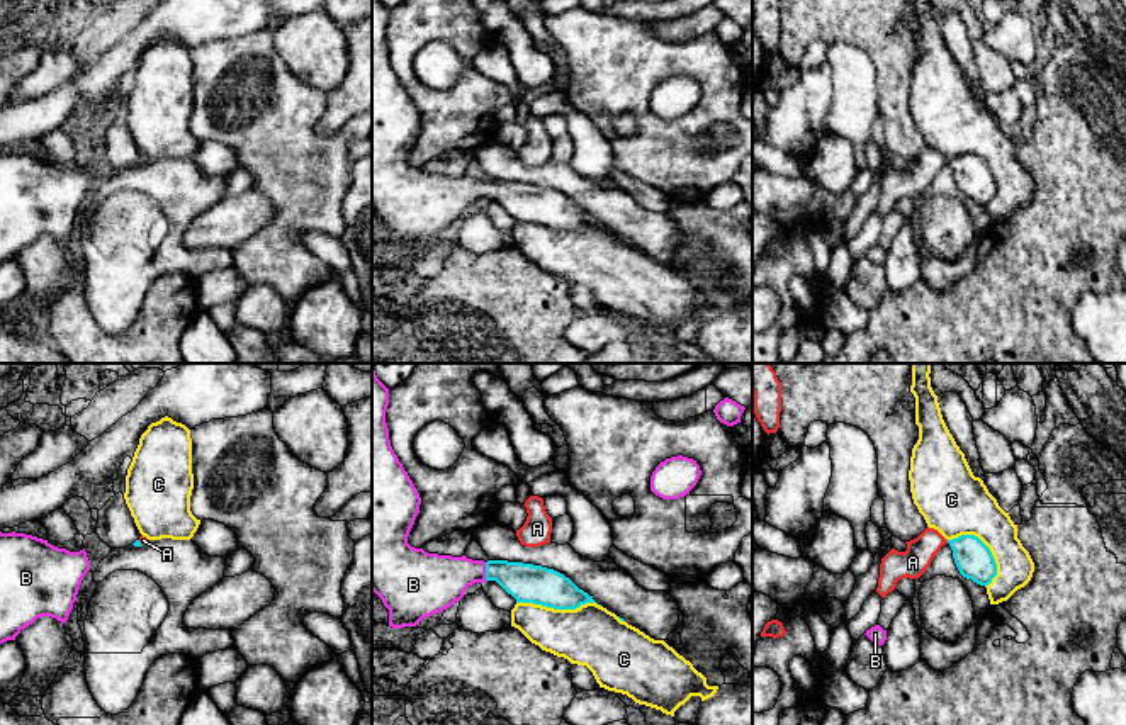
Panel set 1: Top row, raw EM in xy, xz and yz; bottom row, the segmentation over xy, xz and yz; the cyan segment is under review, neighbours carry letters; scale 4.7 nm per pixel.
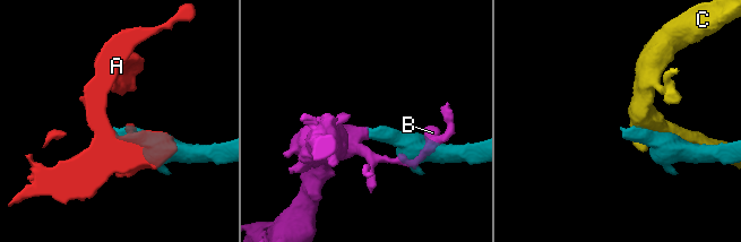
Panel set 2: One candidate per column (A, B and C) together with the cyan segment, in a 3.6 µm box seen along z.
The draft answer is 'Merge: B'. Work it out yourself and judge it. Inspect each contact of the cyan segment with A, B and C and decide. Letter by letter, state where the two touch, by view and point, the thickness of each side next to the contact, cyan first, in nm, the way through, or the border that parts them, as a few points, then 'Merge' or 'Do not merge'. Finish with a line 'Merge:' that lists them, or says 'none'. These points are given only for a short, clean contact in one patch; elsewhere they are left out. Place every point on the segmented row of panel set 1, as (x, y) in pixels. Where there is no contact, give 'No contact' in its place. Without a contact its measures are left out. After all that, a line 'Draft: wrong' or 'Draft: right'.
A: Touches cyan at xy (140, 544). Thickness 30 nm (cyan) against 40 nm. Boundary: xy (138, 540), (141, 545). Do not merge
B: Touches cyan at xz (486, 571). Thickness 190 nm (cyan) against 260 nm. Merge
C: Touches cyan at xz (559, 608). Thickness 190 nm (cyan) against 300 nm. Do not merge
Merge: B
Draft: right

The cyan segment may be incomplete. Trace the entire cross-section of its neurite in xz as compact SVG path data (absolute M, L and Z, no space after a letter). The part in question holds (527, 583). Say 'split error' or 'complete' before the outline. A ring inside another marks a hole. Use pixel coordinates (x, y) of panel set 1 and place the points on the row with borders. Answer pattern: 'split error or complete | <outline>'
split error | M372 363L372 591L389 610L389 627L416 627L423 618L450 608L469 586L496 581L516 603L533 603L554 610L576 610L596 603L564 574L542 565L508 560L472 560L465 555L438 555L408 543L419 513L421 497L389 440L386 411L389 389L377 379Z

